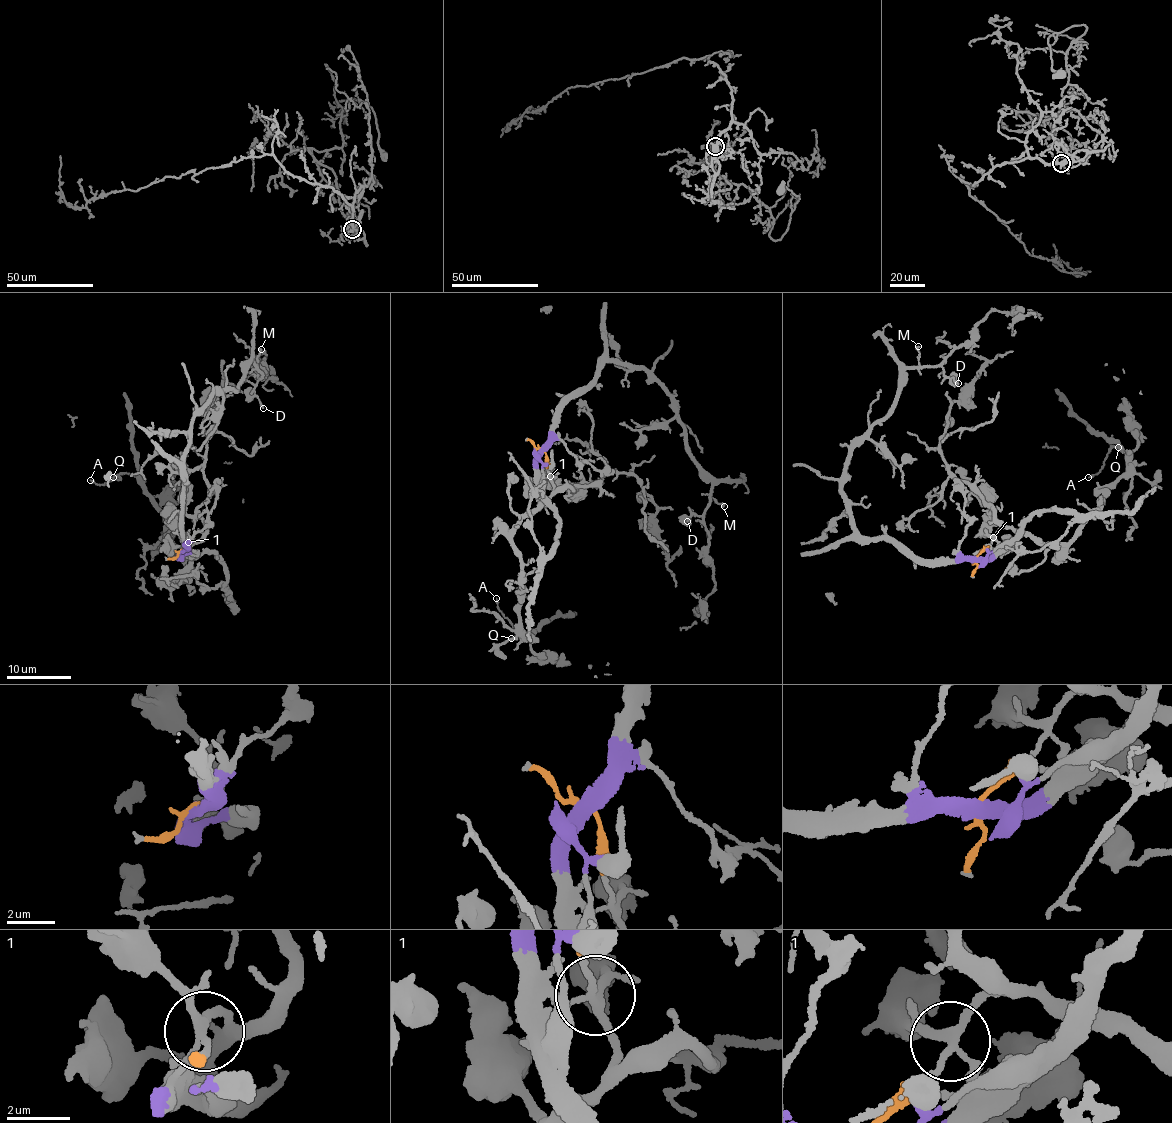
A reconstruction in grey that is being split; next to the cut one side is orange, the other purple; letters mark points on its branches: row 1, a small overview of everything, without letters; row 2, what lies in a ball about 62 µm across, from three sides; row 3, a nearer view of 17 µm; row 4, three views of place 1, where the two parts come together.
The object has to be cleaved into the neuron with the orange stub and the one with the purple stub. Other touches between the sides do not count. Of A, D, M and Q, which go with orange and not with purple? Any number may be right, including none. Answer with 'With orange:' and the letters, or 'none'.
With orange: A, Q

